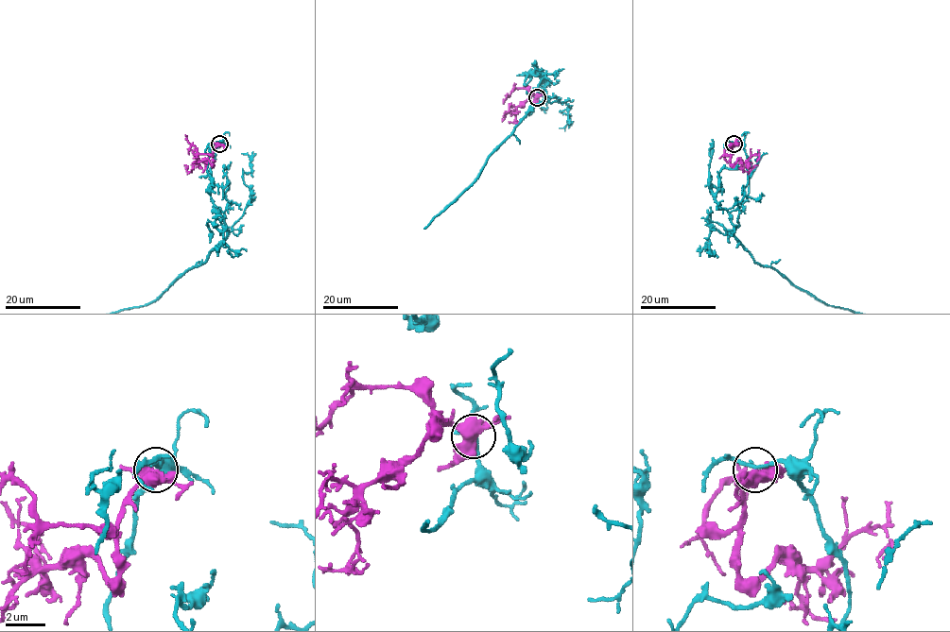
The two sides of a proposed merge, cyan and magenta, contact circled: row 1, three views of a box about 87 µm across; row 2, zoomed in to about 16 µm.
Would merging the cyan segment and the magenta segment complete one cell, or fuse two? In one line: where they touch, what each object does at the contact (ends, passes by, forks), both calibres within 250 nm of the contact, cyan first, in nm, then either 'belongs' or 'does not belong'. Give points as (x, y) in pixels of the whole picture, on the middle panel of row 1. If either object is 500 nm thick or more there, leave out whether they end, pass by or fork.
at (537, 97); 180 nm thick on the cyan side, 500 nm on the other; does not belong

